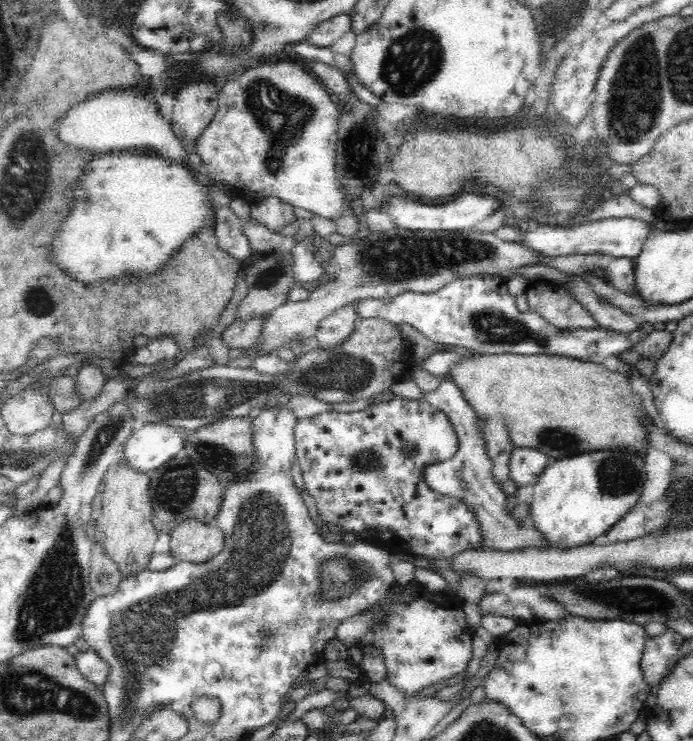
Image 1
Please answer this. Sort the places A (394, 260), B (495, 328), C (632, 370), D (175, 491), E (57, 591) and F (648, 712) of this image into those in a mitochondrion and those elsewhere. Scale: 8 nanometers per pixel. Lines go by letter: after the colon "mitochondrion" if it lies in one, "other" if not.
A: mitochondrion
B: mitochondrion
C: other
D: mitochondrion
E: mitochondrion
F: other

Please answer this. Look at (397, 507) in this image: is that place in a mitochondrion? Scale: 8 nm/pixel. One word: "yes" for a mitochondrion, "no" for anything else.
no

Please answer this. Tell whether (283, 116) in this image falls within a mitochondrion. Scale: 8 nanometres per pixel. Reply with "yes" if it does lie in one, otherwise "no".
yes

